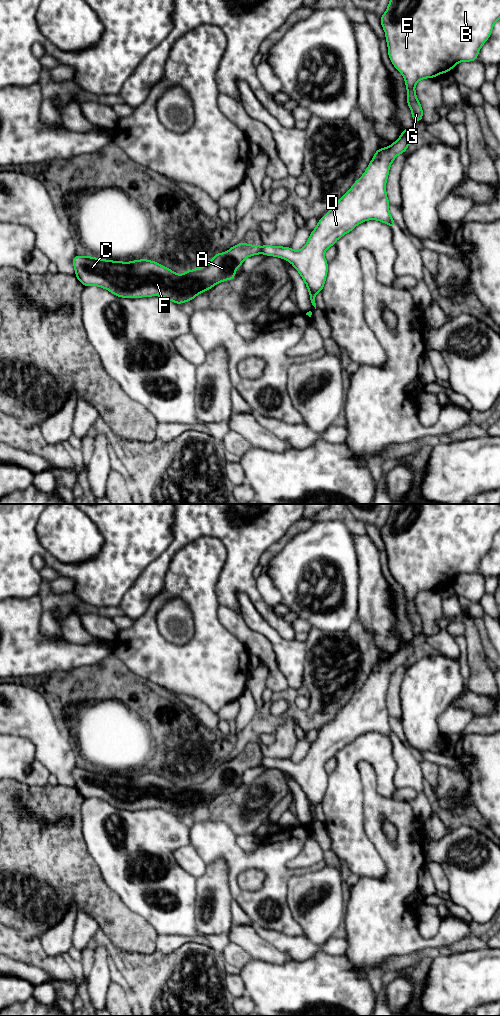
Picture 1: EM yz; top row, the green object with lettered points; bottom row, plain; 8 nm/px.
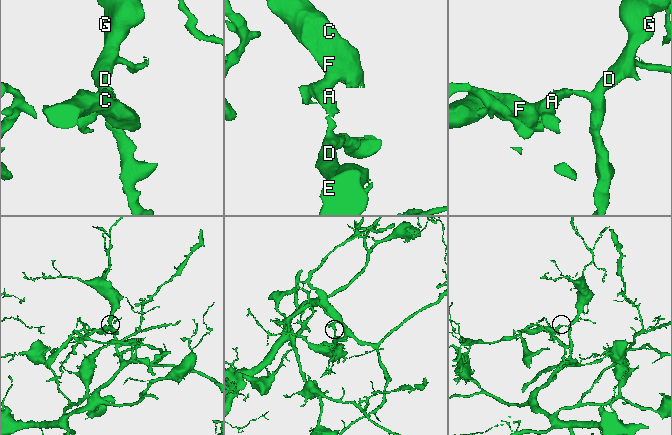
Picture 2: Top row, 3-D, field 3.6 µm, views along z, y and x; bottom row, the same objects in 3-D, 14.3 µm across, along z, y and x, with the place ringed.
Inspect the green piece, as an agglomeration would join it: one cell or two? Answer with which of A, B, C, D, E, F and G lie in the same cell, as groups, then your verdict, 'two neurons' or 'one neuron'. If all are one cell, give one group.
A C F / B D E G | two neurons

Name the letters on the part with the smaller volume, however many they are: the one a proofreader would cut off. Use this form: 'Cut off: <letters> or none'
Cut off: A, C, F

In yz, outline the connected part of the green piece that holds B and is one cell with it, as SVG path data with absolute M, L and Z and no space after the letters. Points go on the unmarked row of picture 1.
M392 504L391 511L387 518L386 524L380 529L380 535L385 543L386 554L388 557L389 571L394 579L403 587L405 598L407 600L407 617L411 621L412 631L414 634L422 633L423 621L419 615L415 597L421 591L435 590L437 587L450 584L459 574L477 573L478 564L483 556L489 551L494 536L500 530L500 504Z

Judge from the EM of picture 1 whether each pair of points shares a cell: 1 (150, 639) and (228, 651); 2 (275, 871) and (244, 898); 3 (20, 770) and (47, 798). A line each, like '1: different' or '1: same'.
1: same
2: same
3: different

